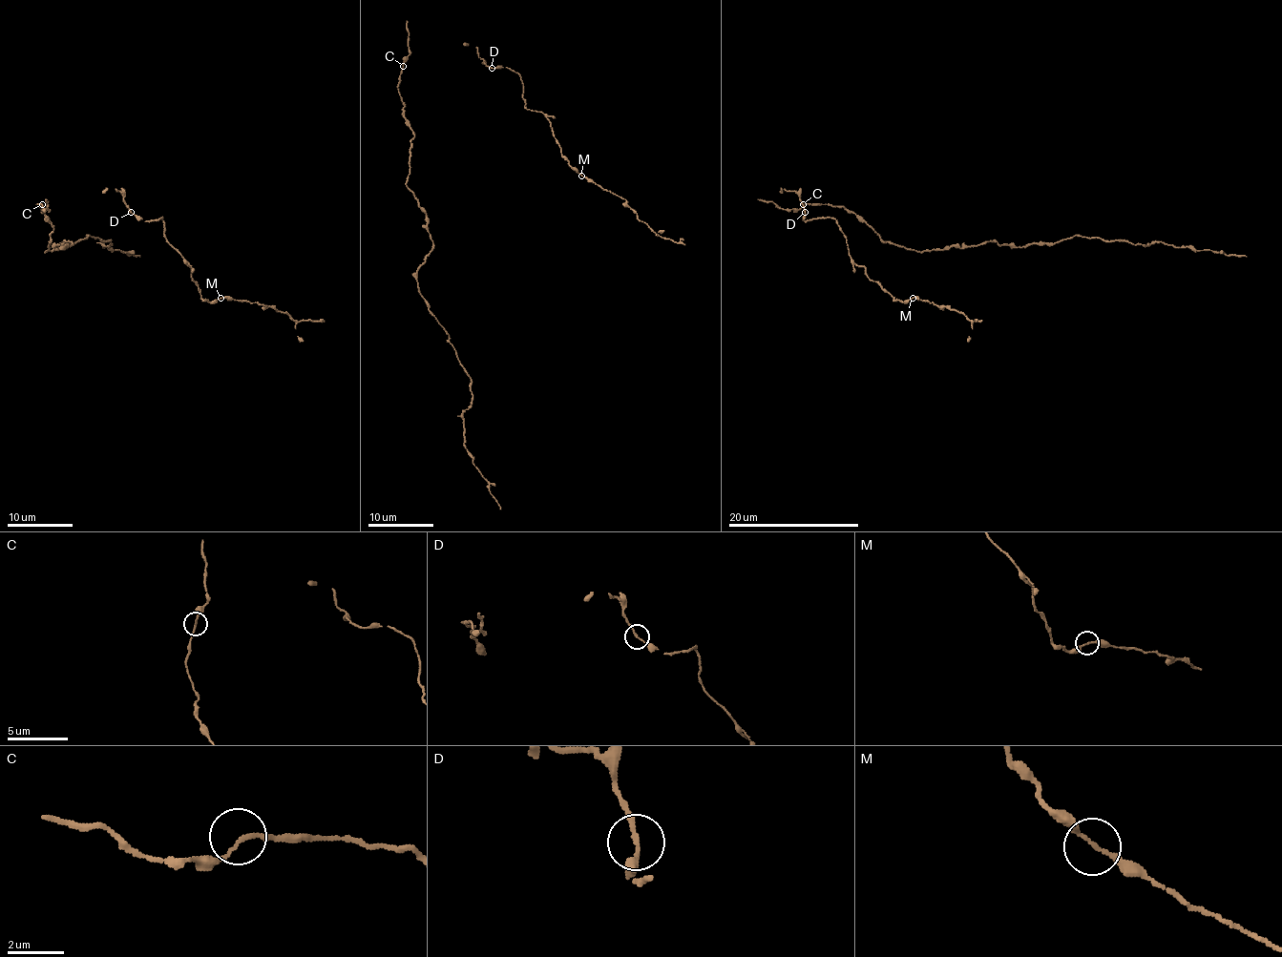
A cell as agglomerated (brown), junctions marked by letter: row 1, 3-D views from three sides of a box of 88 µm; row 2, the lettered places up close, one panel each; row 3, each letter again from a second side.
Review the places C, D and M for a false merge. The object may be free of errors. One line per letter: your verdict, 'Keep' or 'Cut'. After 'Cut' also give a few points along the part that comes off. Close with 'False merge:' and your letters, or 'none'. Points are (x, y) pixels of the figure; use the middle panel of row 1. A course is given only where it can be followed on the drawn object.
C: Keep
D: Keep
M: Keep
False merge: none

